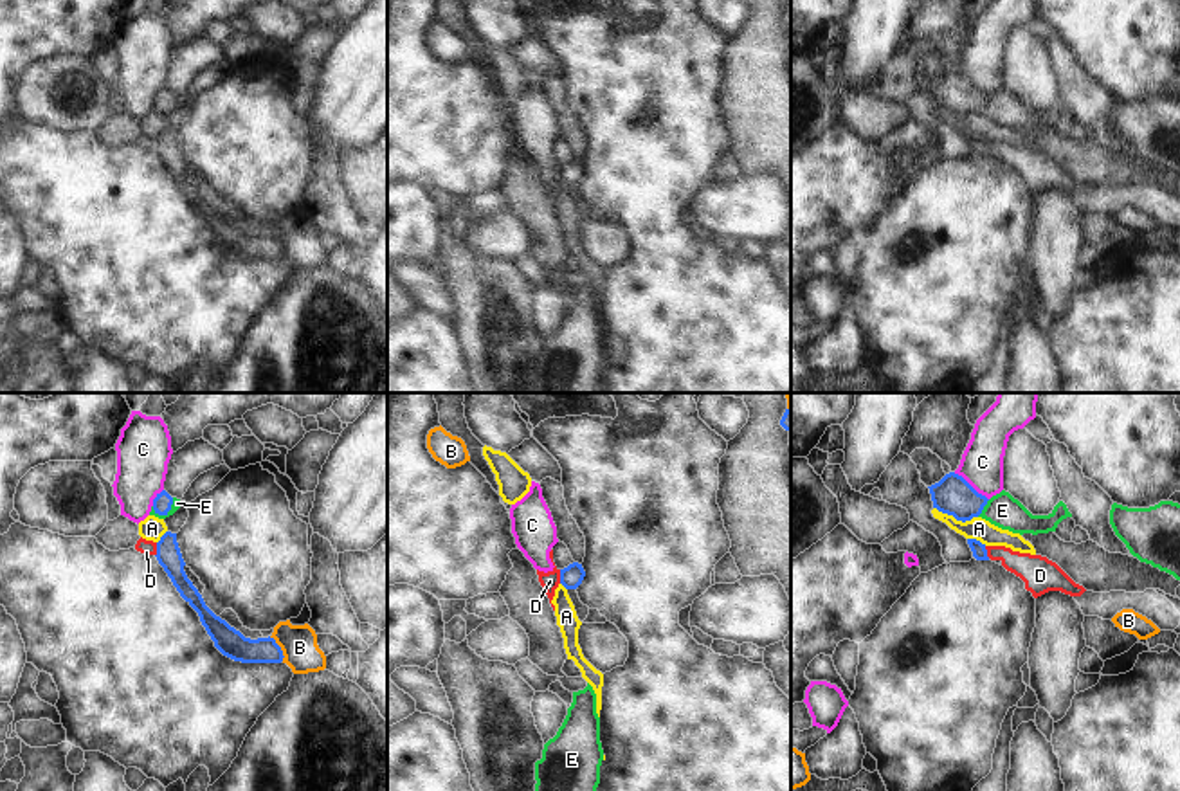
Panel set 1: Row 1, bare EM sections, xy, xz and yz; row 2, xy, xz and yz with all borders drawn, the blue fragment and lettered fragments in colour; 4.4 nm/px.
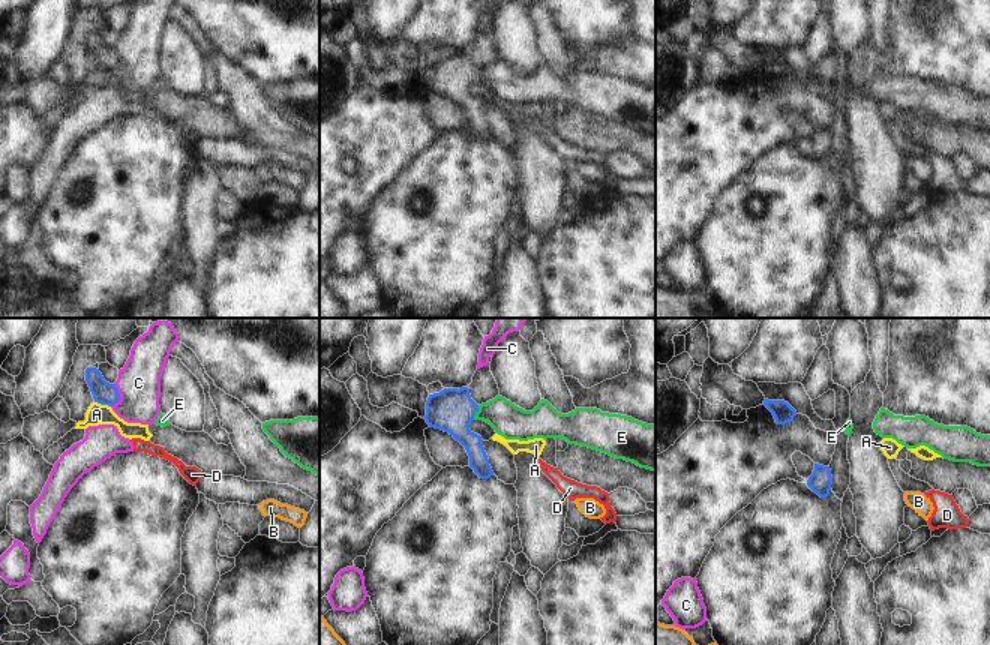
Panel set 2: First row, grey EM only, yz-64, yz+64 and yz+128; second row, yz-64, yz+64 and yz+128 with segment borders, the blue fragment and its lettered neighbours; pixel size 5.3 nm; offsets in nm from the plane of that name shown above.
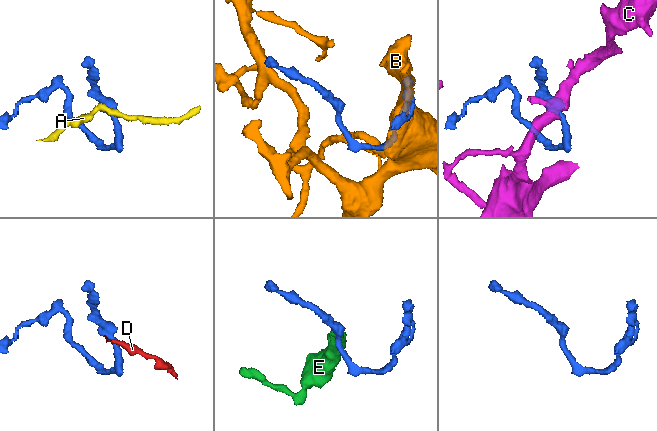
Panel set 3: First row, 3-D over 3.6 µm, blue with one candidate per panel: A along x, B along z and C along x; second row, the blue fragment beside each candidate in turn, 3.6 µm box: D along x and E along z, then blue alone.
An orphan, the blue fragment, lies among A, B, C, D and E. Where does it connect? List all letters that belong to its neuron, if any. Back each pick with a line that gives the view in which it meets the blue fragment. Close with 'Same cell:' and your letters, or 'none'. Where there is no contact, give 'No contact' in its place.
E: Touches blue in xy
Same cell: E

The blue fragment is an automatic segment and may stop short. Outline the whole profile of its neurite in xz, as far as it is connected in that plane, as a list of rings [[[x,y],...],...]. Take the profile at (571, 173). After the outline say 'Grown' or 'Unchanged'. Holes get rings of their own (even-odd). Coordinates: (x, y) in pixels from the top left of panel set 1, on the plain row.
[[[573,159],[567,164],[560,166],[560,180],[566,186],[576,186],[582,180],[584,173],[585,168],[578,159]]]. Unchanged

